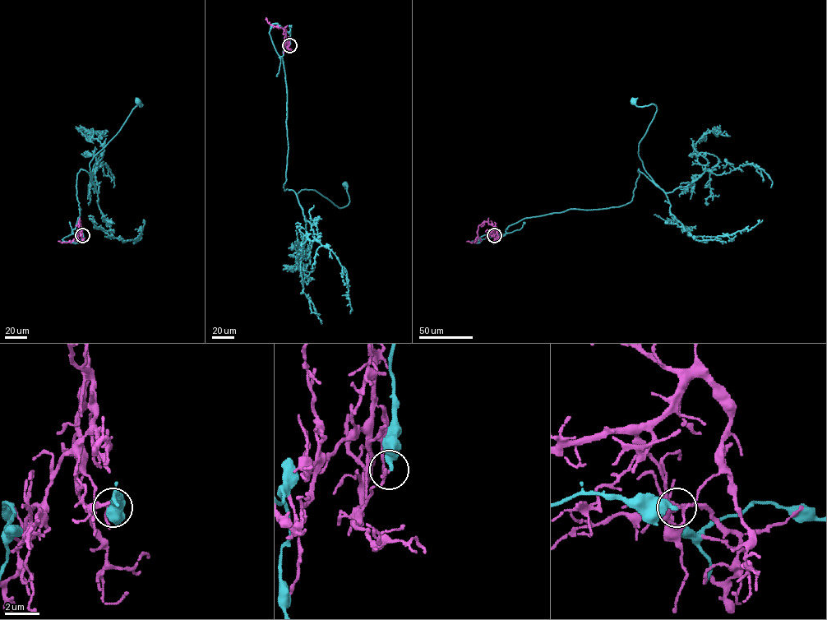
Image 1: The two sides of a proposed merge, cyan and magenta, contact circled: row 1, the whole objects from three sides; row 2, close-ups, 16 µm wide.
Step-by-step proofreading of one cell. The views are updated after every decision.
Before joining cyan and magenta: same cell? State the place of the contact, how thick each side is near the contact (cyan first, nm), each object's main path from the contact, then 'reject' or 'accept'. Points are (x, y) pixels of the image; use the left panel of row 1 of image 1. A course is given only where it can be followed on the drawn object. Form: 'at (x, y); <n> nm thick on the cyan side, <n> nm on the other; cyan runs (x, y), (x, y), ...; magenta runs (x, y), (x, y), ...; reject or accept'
at (82, 235); 360 nm thick on the cyan side, 110 nm on the other; cyan runs (82, 235), (62, 239), (80, 215), (77, 173), (95, 186), (90, 163), (137, 101); magenta runs (82, 235), (79, 222), (77, 235), (71, 241), (59, 241); reject

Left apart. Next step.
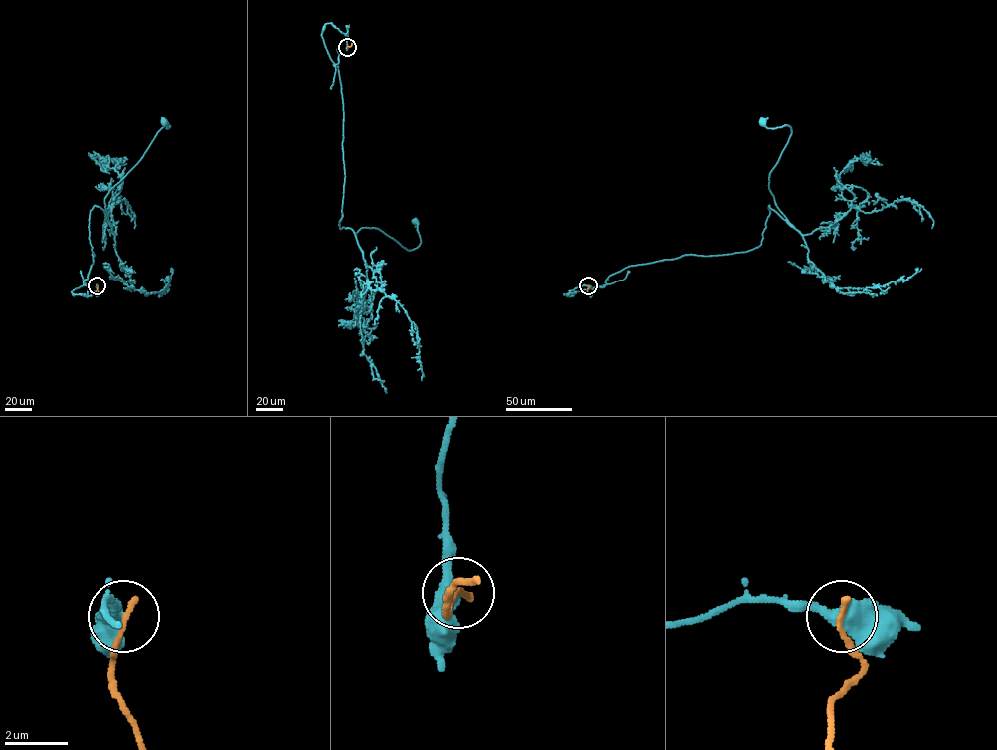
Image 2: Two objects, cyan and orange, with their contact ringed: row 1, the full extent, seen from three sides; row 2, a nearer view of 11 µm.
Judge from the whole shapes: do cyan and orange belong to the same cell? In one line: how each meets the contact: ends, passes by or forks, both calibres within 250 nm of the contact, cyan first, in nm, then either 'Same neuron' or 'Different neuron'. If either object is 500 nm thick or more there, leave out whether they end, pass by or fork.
At the ring cyan passes by. At the ring orange ends. Thickness 480 nm (cyan) against 220 nm. Different neuron

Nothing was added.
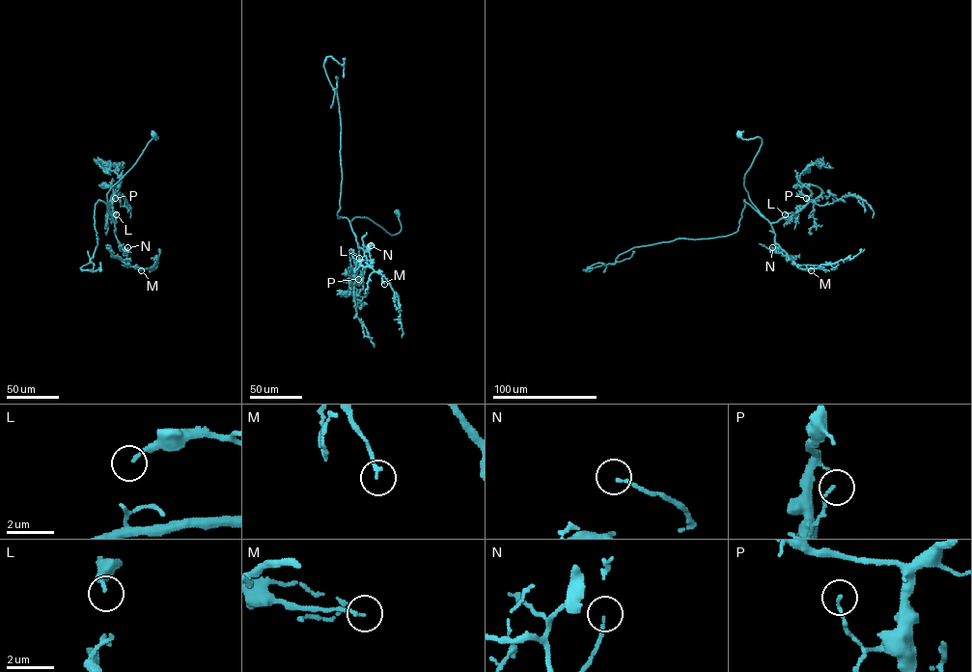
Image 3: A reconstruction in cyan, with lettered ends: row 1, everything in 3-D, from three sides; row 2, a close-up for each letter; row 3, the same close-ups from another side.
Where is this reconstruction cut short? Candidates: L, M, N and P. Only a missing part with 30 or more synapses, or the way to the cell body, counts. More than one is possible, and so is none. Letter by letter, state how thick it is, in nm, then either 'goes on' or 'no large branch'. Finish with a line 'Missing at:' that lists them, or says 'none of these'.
L: 140 nm | no large branch
M: 120 nm | no large branch
N: 120 nm | goes on
P: 120 nm | no large branch
Missing at: N

